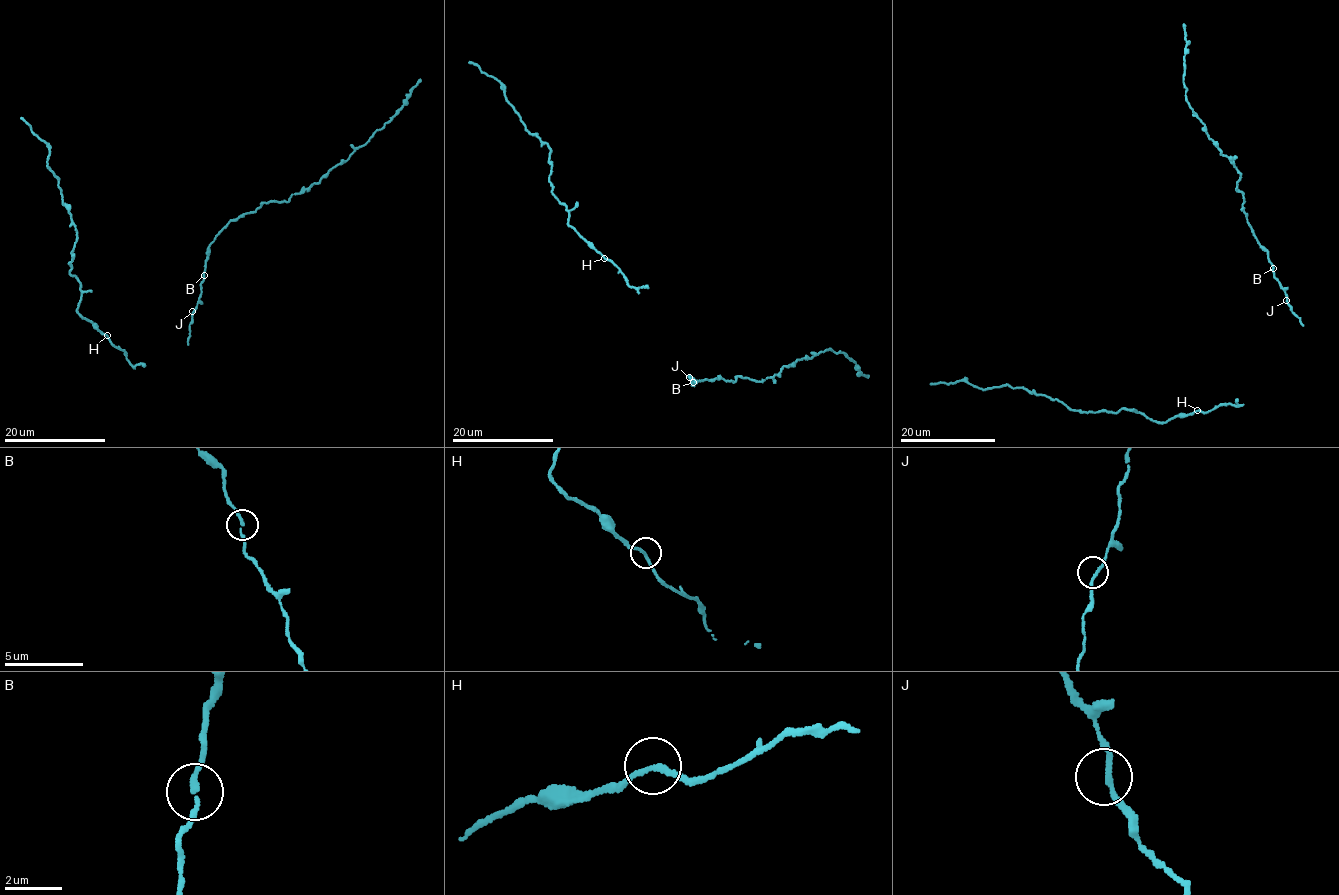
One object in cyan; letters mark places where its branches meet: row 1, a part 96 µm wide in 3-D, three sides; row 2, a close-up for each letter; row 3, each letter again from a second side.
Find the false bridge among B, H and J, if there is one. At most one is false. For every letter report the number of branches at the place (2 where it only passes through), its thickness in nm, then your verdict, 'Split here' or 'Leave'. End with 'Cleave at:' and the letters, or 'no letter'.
B: Branches: 2. Thickness 160 nm. Leave
H: Branches: 2. Thickness 170 nm. Leave
J: Branches: 2. Thickness 170 nm. Leave
Cleave at: no letter

